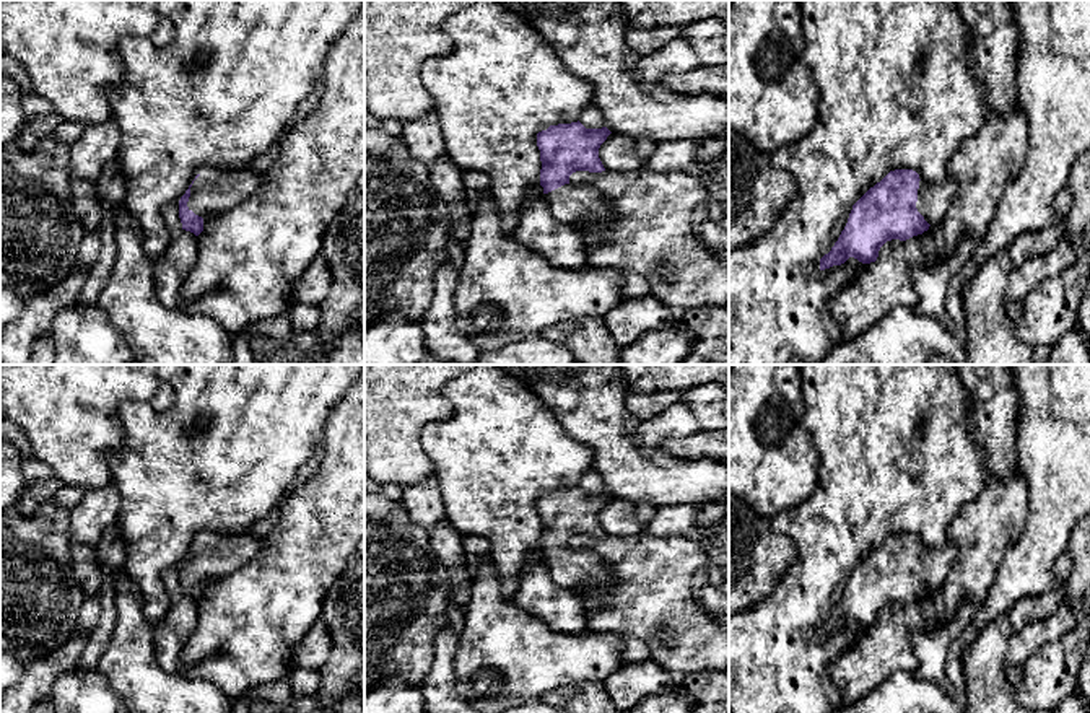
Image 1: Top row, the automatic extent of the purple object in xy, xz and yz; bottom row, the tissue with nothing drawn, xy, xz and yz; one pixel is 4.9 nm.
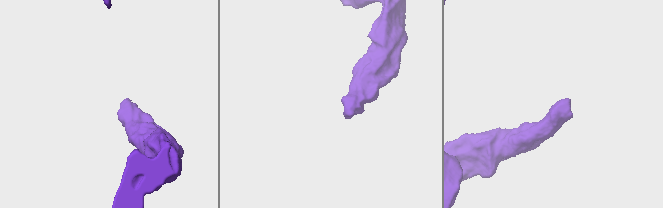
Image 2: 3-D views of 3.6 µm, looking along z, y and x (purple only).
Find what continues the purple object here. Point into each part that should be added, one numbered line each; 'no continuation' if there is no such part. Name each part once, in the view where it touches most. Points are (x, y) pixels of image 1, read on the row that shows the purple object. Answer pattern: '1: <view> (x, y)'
1: xy (210, 192)

